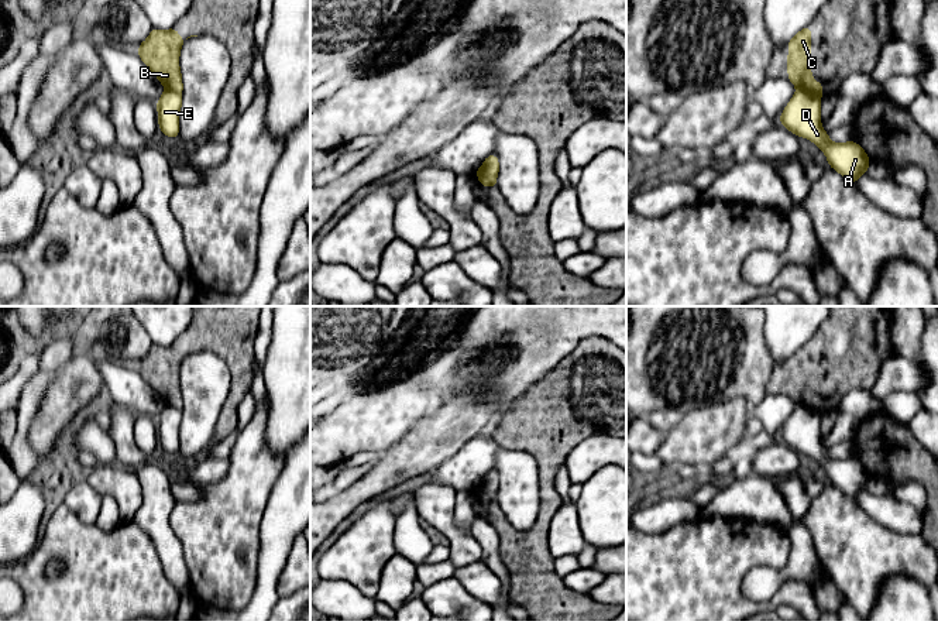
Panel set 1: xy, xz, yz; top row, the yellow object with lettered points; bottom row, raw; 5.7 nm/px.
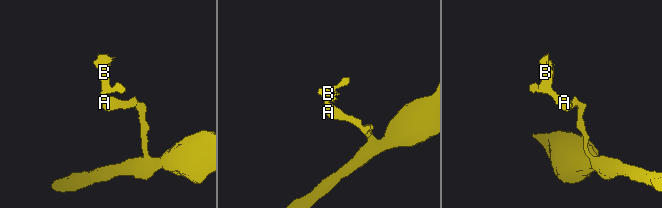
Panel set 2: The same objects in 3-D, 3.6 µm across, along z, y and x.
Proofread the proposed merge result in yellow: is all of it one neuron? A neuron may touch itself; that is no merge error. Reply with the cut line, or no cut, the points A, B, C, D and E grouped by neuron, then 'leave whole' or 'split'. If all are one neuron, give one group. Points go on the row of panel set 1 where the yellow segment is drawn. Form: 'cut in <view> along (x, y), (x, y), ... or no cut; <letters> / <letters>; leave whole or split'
cut in yz along (799, 88), (815, 92), (820, 96); A D E / B C; split

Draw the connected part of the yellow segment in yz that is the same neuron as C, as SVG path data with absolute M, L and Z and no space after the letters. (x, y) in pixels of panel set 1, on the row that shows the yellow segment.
M807 25L788 41L788 80L797 88L822 96L822 83L811 75L811 27Z

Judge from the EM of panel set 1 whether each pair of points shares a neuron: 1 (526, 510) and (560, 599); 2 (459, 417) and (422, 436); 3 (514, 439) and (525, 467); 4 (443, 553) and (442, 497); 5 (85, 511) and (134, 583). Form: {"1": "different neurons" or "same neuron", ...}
{"1": "different neurons", "2": "same neuron", "3": "different neurons", "4": "different neurons", "5": "different neurons"}

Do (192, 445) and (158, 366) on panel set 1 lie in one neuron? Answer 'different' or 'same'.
different

